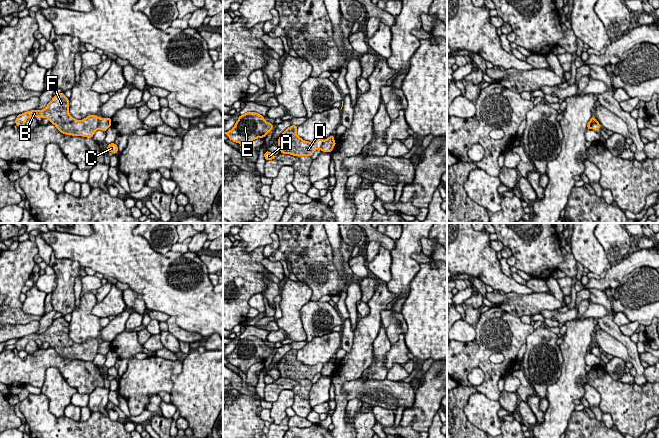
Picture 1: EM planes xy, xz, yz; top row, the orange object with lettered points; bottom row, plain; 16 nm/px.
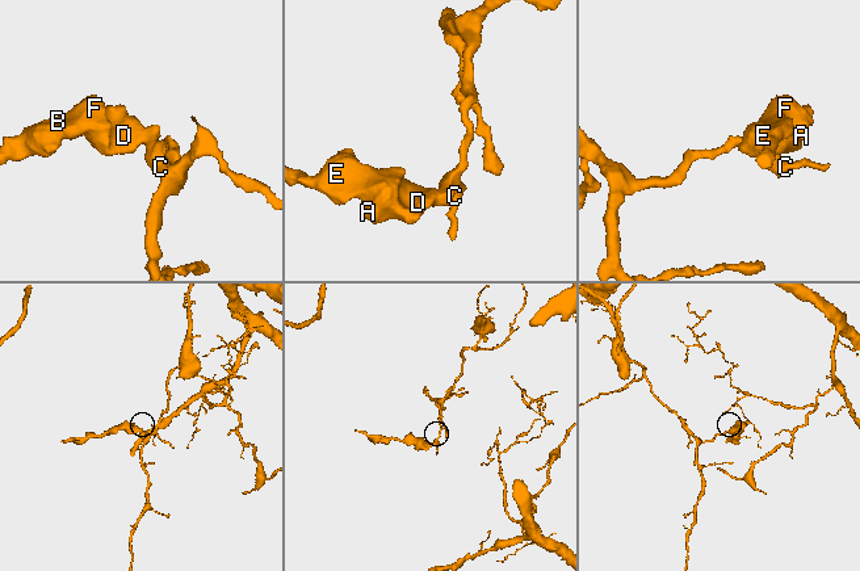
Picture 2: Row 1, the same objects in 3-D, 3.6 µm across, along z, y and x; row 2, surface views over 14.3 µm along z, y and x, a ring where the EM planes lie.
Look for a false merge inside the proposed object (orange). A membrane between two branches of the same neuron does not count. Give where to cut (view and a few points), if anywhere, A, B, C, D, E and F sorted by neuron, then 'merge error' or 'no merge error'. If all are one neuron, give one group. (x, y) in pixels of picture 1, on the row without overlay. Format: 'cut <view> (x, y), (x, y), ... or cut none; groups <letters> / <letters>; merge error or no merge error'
cut xy (100, 342), (97, 352); groups A B D E F / C; merge error

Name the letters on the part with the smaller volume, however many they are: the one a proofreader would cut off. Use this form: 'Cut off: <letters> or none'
Cut off: A, B, D, E, F

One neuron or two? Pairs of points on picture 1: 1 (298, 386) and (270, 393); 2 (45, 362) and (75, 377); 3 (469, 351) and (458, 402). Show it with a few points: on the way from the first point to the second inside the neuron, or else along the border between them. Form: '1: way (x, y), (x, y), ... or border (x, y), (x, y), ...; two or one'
1: way (291, 385), (279, 385), (277, 387); one
2: way (52, 362), (59, 362), (68, 370); one
3: border (459, 384), (473, 386), (477, 390); two

